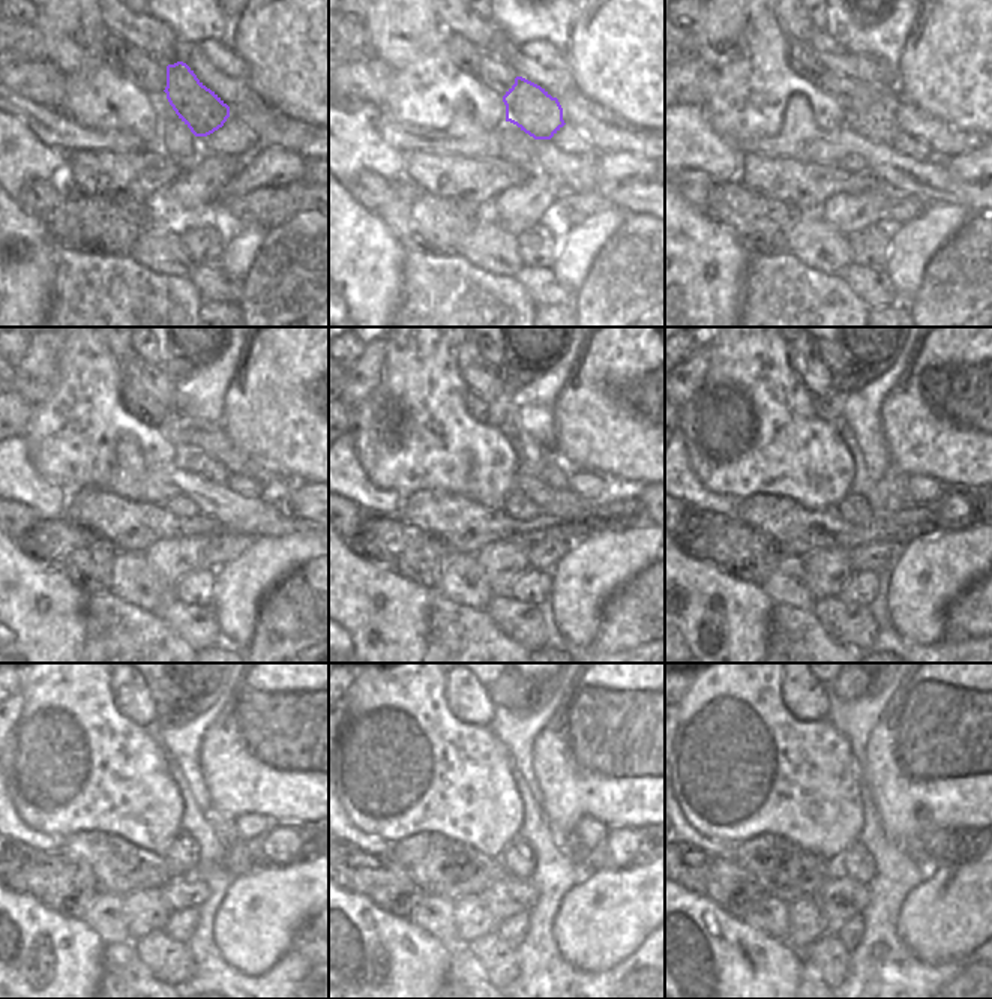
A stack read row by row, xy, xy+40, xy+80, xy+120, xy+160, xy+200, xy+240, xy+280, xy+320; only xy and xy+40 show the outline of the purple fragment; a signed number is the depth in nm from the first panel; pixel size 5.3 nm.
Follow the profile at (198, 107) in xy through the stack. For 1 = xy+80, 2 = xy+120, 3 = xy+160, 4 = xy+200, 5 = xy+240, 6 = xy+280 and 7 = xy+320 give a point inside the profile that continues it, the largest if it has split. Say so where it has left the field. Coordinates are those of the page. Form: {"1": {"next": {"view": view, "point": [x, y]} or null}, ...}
{"1": {"next": {"view": "xy+80", "point": [871, 120]}}, "2": {"next": {"view": "xy+120", "point": [189, 458]}}, "3": {"next": {"view": "xy+160", "point": [554, 473]}}, "4": {"next": {"view": "xy+200", "point": [896, 482]}}, "5": {"next": {"view": "xy+240", "point": [225, 828]}}, "6": {"next": {"view": "xy+280", "point": [568, 842]}}, "7": {"next": {"view": "xy+320", "point": [917, 852]}}}

